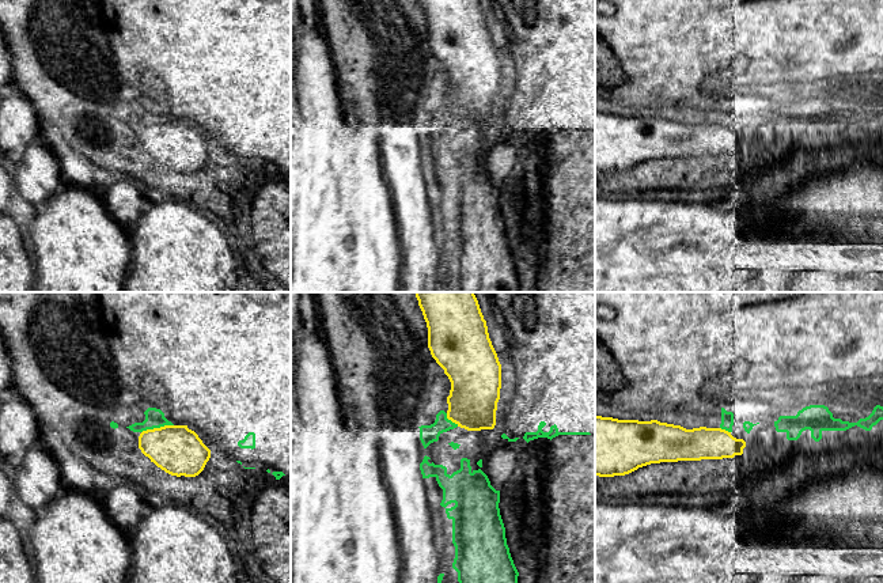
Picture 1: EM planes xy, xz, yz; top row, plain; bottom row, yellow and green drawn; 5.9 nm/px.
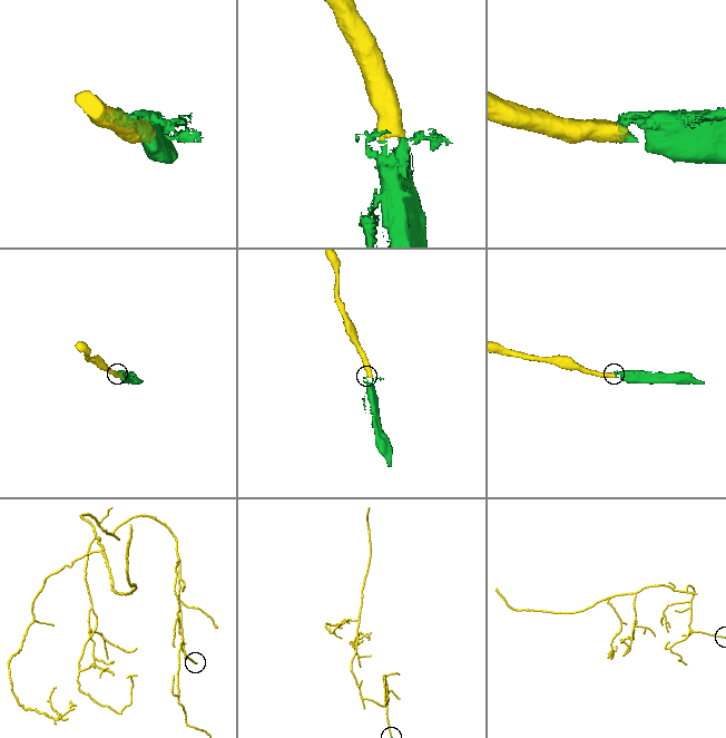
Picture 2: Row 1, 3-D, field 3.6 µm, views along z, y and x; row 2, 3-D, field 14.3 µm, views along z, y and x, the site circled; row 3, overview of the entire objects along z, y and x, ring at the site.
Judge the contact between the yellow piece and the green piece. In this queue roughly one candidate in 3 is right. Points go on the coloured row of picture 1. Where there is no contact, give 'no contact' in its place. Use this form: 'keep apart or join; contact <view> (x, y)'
join; contact xy (156, 428)

